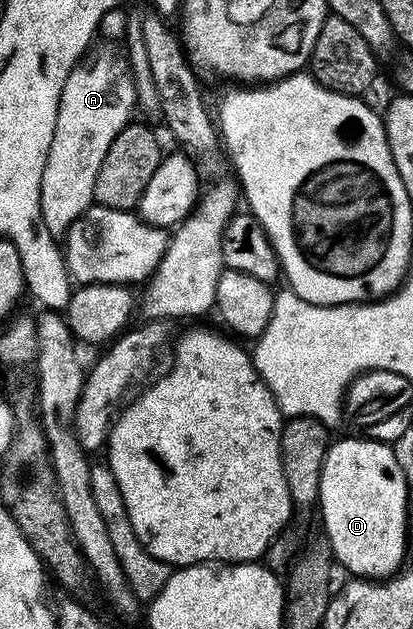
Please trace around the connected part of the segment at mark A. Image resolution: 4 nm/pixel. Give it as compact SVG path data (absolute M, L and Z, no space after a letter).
M113 48L95 52L73 67L63 86L59 114L55 118L55 134L43 166L41 217L47 230L58 238L64 237L94 203L95 178L99 166L103 166L103 154L107 154L111 142L115 142L115 134L134 119L133 110L138 107L136 84L128 59Z

